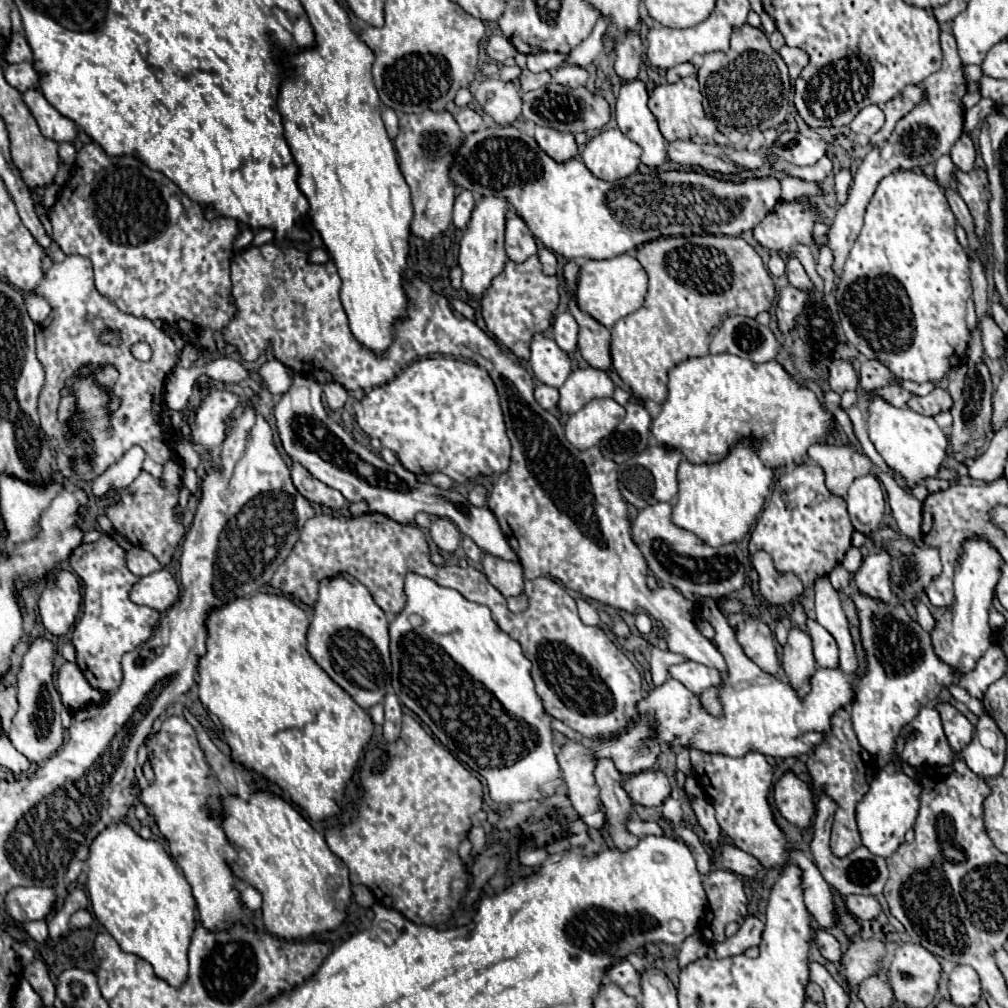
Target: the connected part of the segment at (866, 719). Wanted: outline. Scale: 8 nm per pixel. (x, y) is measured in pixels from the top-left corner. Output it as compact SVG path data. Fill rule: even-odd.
M838 565L828 575L828 579L836 591L846 593L854 601L854 607L858 611L860 639L866 653L866 671L854 687L850 713L858 741L862 743L862 747L866 747L866 751L878 757L880 765L894 761L894 753L890 751L894 747L898 731L918 715L920 707L930 705L942 689L954 685L968 691L972 697L982 699L986 687L994 683L998 675L1002 675L1006 659L1002 659L1002 651L998 651L998 647L992 645L976 661L976 667L972 671L958 671L938 659L932 647L930 633L924 631L916 619L910 617L908 609L902 603L892 605L860 593L856 587L852 587L850 573L842 565Z

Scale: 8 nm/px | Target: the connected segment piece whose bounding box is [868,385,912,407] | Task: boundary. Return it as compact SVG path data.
M888 385L888 387L876 389L876 391L868 393L868 397L870 397L870 395L882 395L882 397L884 397L888 403L892 403L894 407L906 407L908 399L912 397L910 391L906 391L906 389L898 387L898 385Z

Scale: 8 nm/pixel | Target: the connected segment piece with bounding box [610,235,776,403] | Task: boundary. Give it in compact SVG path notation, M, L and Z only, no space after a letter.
M696 235L696 237L660 237L638 247L636 259L648 273L648 295L644 305L622 317L612 327L612 365L620 379L638 395L640 399L650 399L654 403L664 403L668 389L668 369L708 353L710 333L714 327L734 313L744 317L756 317L762 311L770 311L776 289L774 281L758 255L758 251L746 243L742 237L728 235Z

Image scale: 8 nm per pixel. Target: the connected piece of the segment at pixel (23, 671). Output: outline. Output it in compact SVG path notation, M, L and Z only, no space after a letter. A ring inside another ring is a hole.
M36 637L22 653L22 667L18 671L20 709L10 727L10 741L30 763L46 761L62 745L64 739L64 727L60 723L62 701L52 685L52 671L54 671L52 655L54 655L54 645L42 637Z

